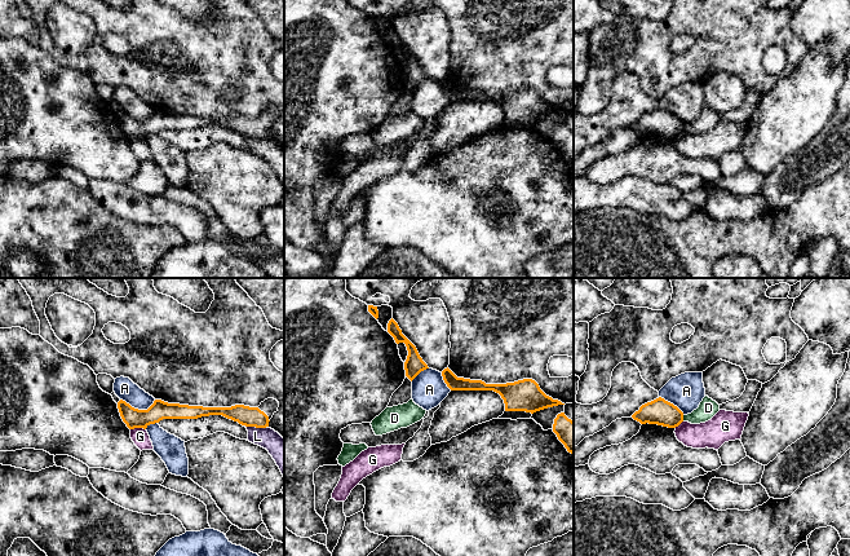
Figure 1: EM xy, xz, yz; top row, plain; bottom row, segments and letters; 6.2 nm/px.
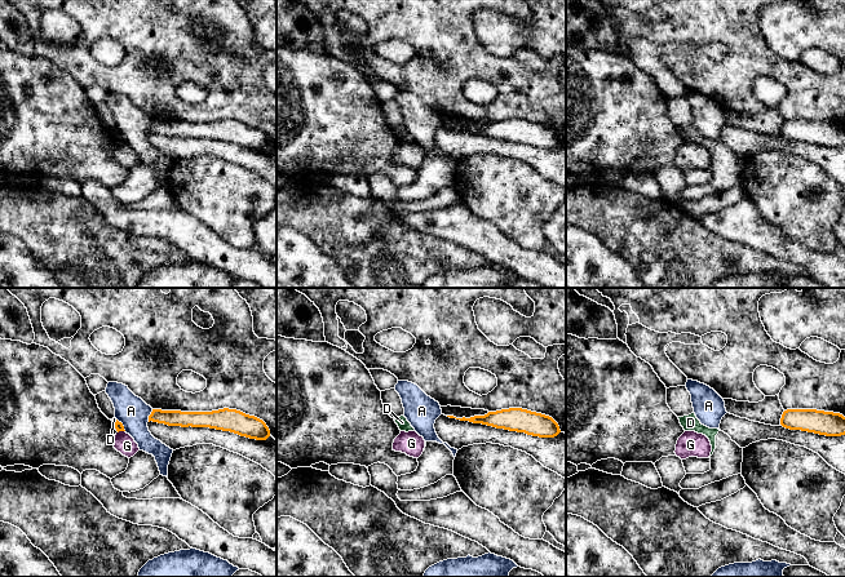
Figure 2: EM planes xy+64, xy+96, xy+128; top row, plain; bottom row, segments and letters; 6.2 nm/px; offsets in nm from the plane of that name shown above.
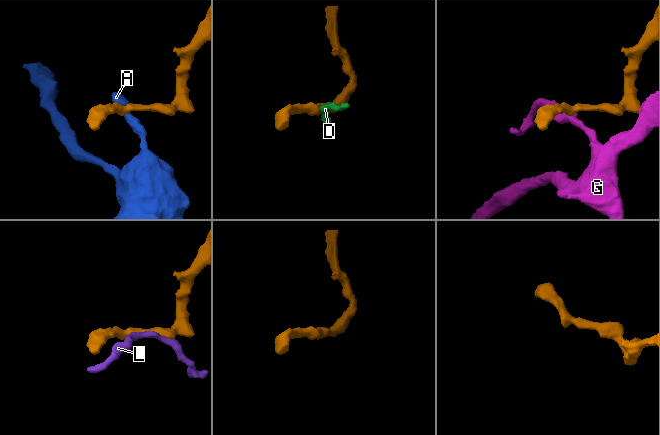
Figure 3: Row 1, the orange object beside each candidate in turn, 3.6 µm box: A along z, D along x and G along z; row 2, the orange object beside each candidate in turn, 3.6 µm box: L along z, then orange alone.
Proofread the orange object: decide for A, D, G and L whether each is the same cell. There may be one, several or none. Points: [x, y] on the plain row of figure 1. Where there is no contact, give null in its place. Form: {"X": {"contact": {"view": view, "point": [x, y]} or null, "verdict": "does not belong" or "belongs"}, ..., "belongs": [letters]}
{"A": {"contact": {"view": "xy", "point": [137, 119]}, "verdict": "does not belong"}, "D": {"contact": {"view": "yz", "point": [682, 128]}, "verdict": "does not belong"}, "G": {"contact": {"view": "xy", "point": [137, 137]}, "verdict": "does not belong"}, "L": {"contact": {"view": "xy", "point": [255, 136]}, "verdict": "does not belong"}, "belongs": []}

